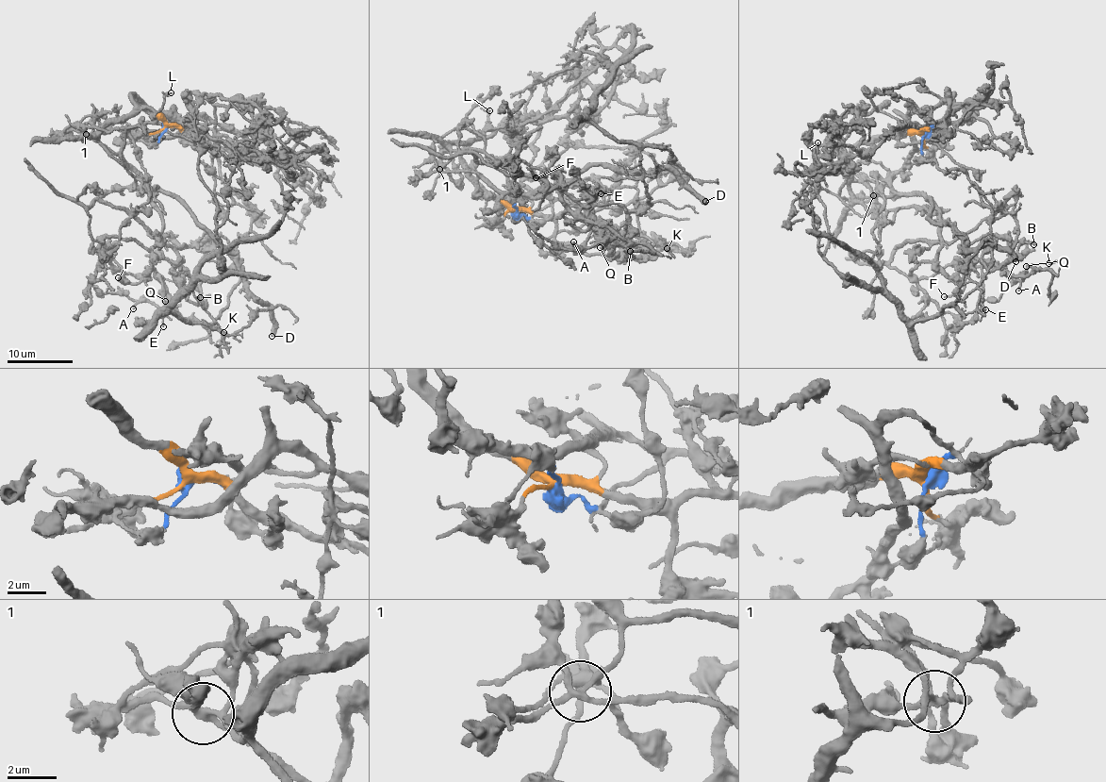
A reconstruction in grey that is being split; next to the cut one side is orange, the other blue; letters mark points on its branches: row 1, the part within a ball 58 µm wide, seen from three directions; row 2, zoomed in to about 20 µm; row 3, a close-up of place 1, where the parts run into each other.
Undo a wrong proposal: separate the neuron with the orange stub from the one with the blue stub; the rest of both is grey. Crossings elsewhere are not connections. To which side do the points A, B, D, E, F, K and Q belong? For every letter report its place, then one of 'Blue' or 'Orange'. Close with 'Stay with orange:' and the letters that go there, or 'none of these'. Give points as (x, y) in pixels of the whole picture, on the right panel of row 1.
A: Place: (1018, 291). Blue
B: Place: (1033, 244). Blue
D: Place: (1015, 261). Blue
E: Place: (985, 309). Blue
F: Place: (944, 296). Blue
K: Place: (1048, 263). Blue
Q: Place: (1026, 266). Blue
Stay with orange: none of these

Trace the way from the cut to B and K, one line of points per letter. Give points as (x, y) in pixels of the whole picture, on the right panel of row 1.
B: (923, 136), (911, 113), (893, 190), (937, 207), (937, 267), (952, 276), (995, 239), (990, 272), (1034, 245)
K: (923, 136), (932, 126), (911, 113), (915, 148), (893, 190), (937, 207), (937, 267), (1059, 274), (1048, 263)

